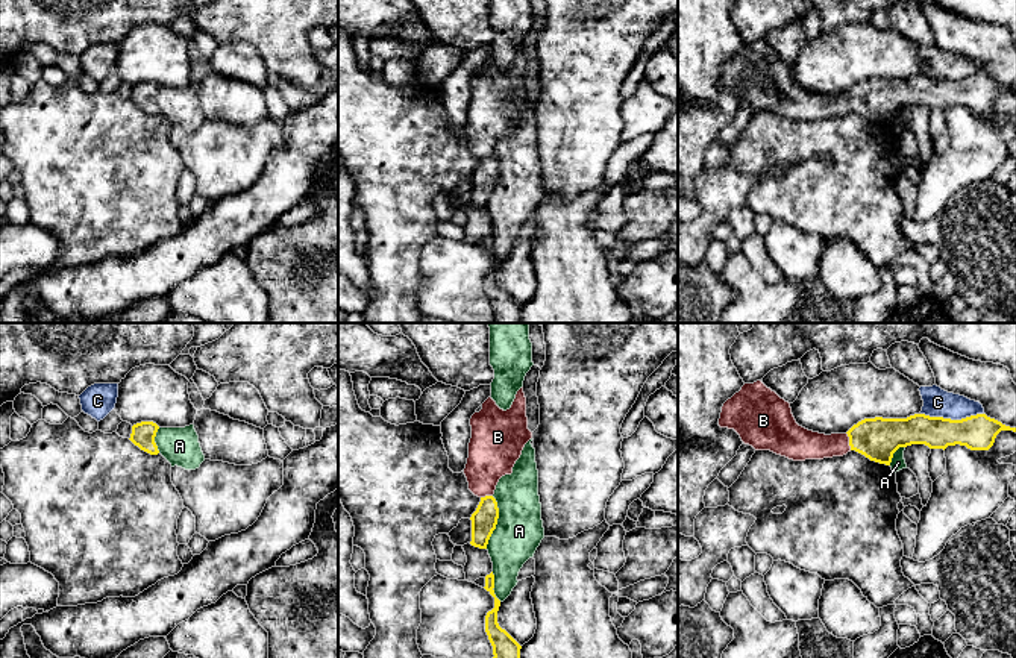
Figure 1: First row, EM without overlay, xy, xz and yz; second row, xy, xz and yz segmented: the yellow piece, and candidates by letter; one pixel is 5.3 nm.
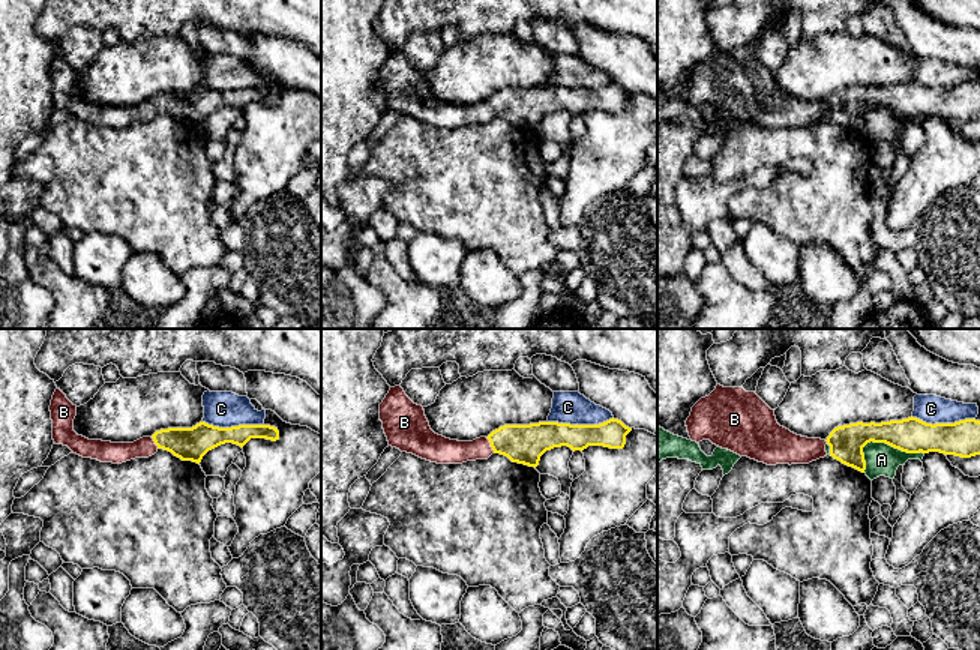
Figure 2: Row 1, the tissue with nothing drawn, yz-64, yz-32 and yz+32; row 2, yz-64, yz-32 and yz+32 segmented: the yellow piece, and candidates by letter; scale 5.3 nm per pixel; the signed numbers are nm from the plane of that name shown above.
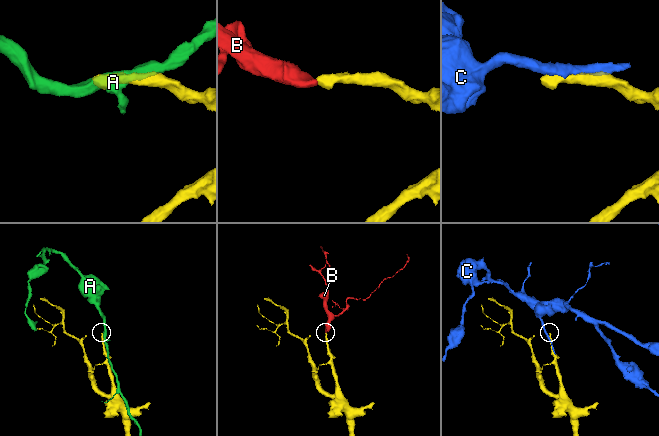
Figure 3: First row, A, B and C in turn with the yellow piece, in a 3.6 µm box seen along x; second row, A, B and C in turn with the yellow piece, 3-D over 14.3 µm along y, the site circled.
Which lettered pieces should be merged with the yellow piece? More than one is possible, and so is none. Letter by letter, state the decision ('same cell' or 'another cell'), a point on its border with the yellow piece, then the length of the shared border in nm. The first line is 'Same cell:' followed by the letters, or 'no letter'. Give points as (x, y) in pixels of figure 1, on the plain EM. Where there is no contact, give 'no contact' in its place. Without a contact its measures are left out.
Same cell: B
A: another cell; meets yellow in xz at (496, 182); contact 280 nm long
B: same cell; meets yellow in yz at (849, 102); contact 100 nm long
C: another cell; meets yellow in yz at (950, 79); contact 320 nm long

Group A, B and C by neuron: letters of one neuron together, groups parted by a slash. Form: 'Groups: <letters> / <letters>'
Groups: A / B / C

